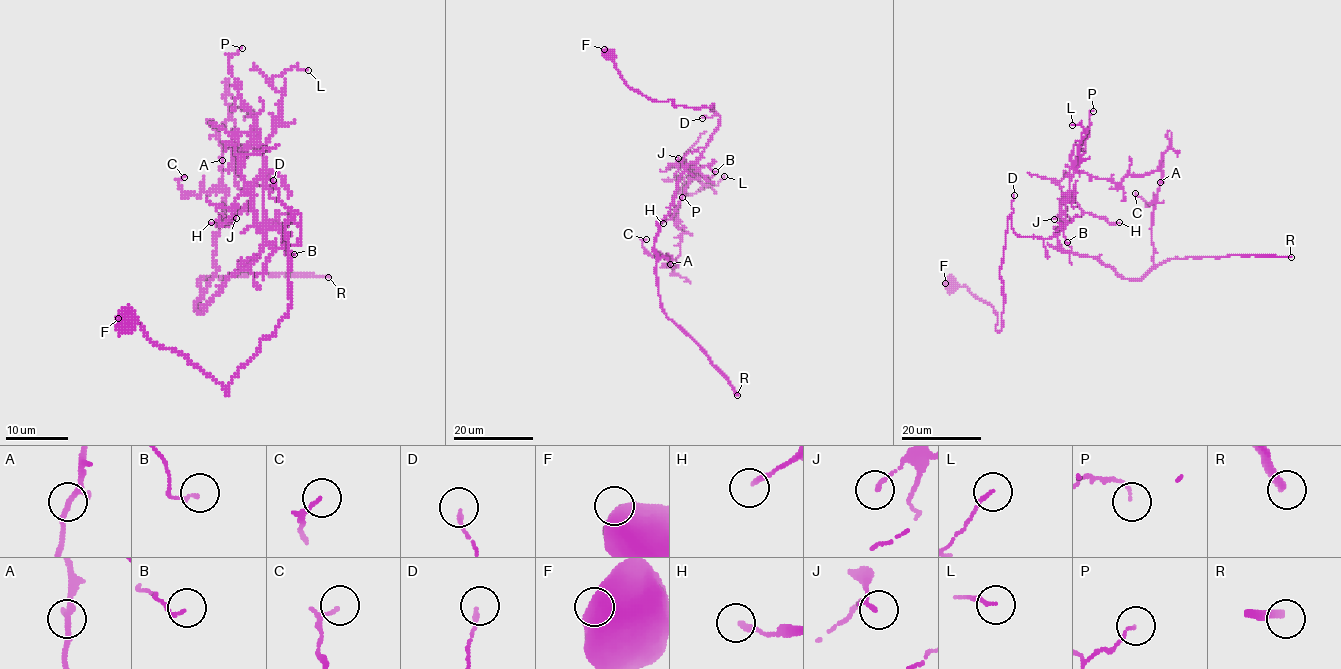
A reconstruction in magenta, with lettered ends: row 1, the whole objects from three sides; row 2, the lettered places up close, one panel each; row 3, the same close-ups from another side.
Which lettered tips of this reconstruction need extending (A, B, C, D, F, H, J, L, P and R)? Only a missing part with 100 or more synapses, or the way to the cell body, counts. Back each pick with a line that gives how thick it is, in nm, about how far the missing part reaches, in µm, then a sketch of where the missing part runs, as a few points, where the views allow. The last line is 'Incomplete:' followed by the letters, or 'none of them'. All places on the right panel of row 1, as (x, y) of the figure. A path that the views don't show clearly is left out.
R: 320 nm thick; about 180 µm are missing
Incomplete: R

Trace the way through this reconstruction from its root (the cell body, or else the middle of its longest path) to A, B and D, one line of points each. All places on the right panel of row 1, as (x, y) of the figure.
A: (1049, 237), (1061, 227), (1072, 168), (1120, 182), (1155, 171), (1162, 156), (1160, 182)
B: (1049, 237), (1054, 237), (1060, 230), (1061, 202), (1068, 195), (1065, 222), (1061, 225), (1067, 242)
D: (1049, 237), (1019, 236), (1013, 230), (1014, 195)

